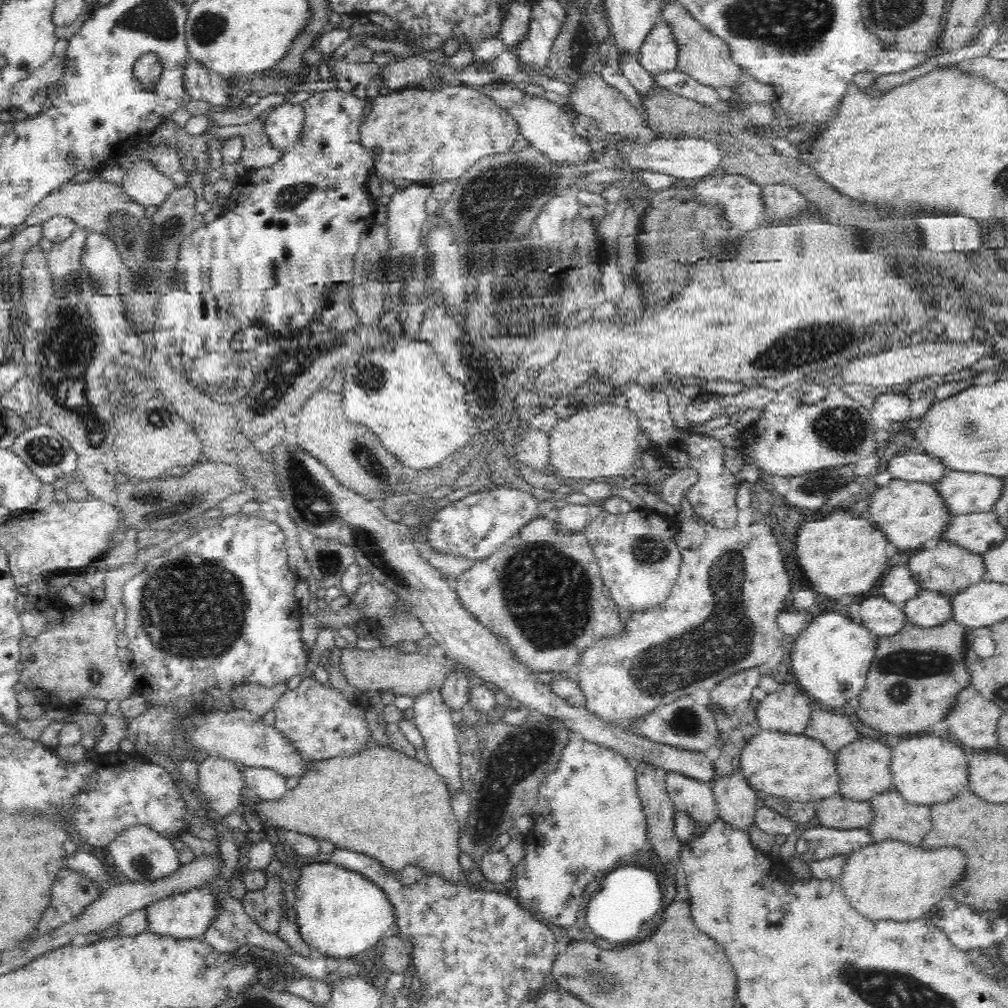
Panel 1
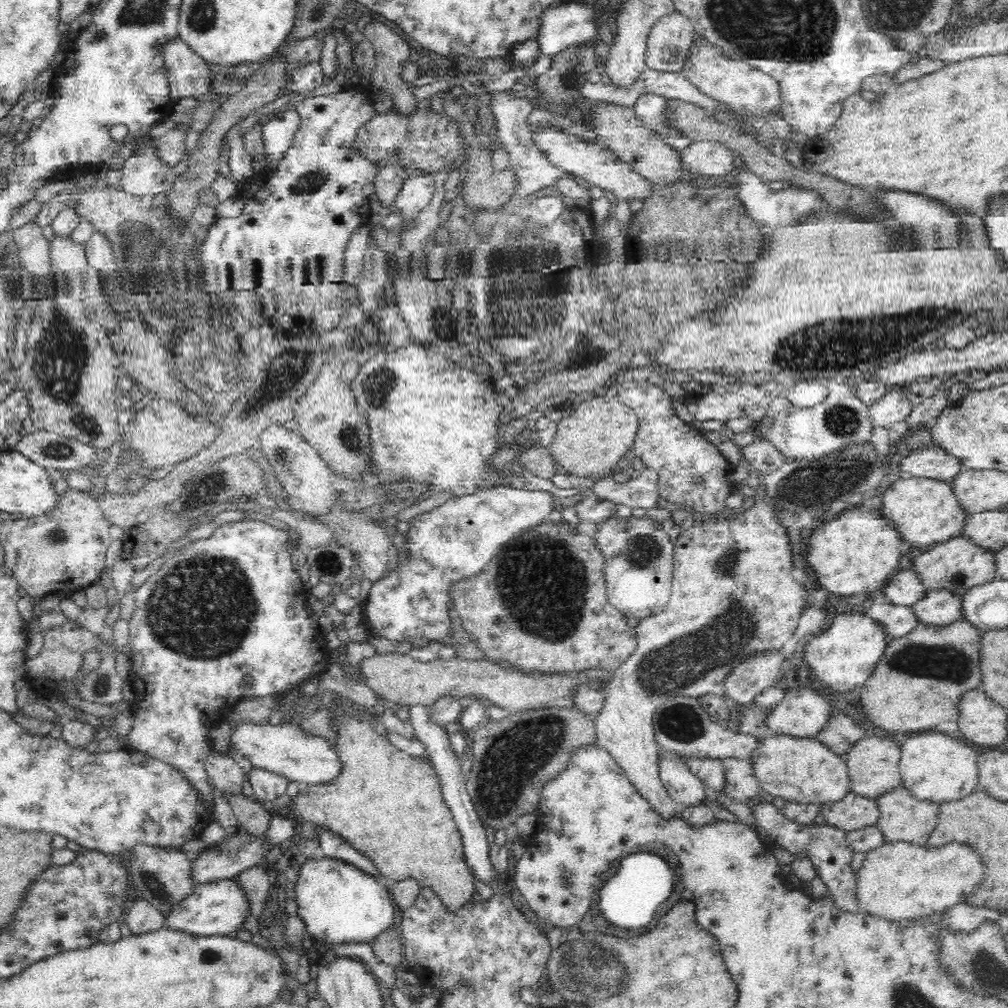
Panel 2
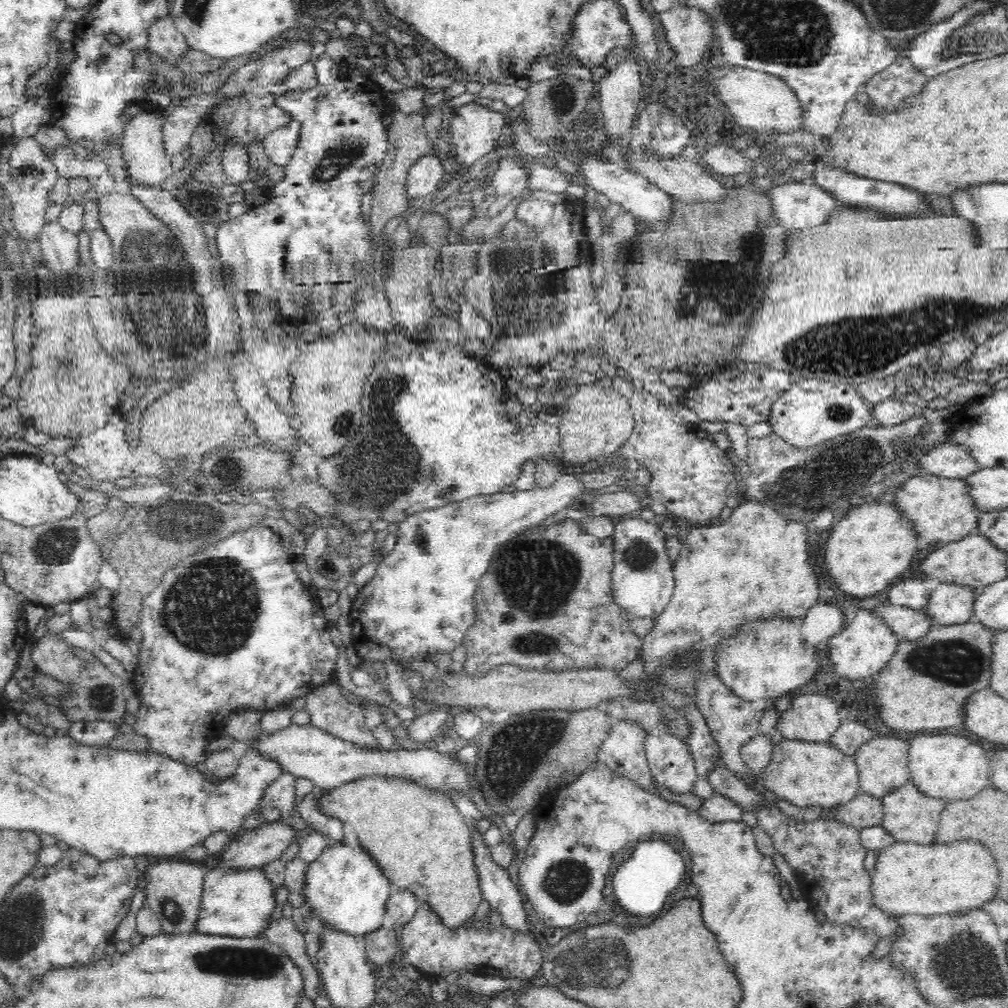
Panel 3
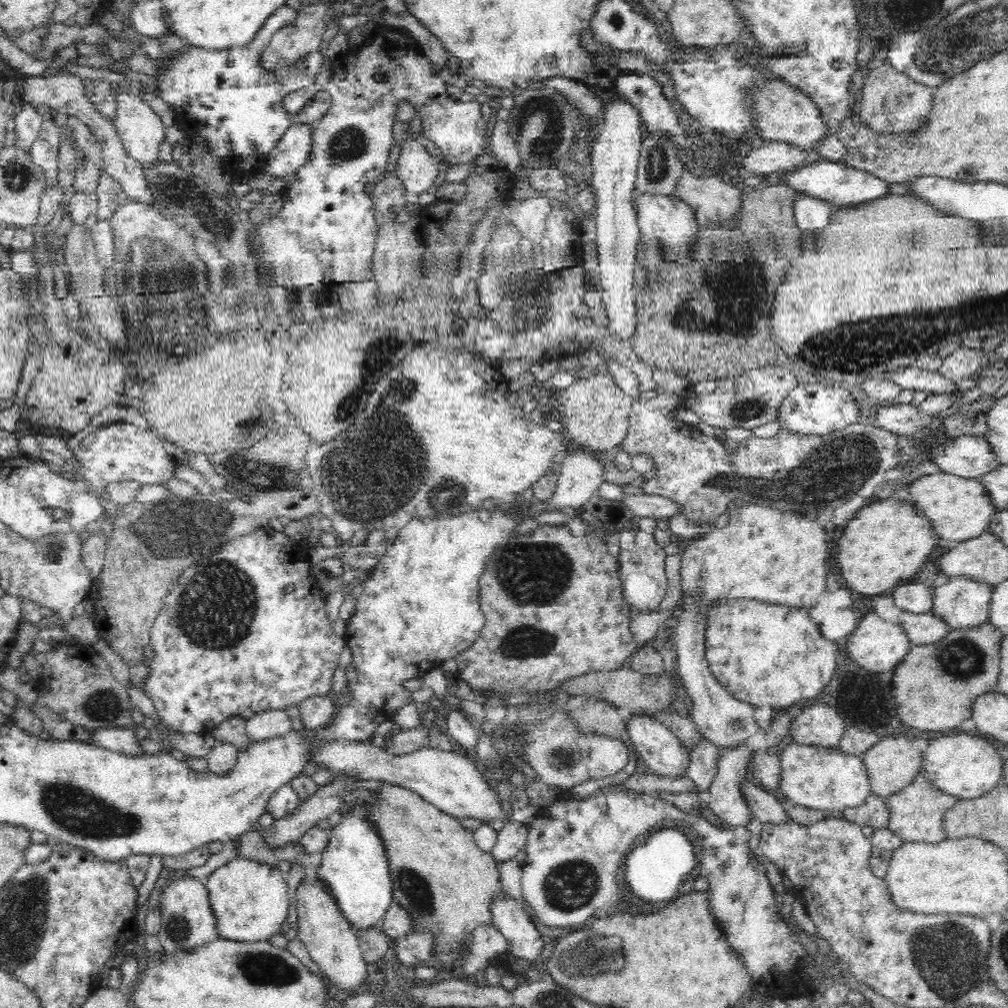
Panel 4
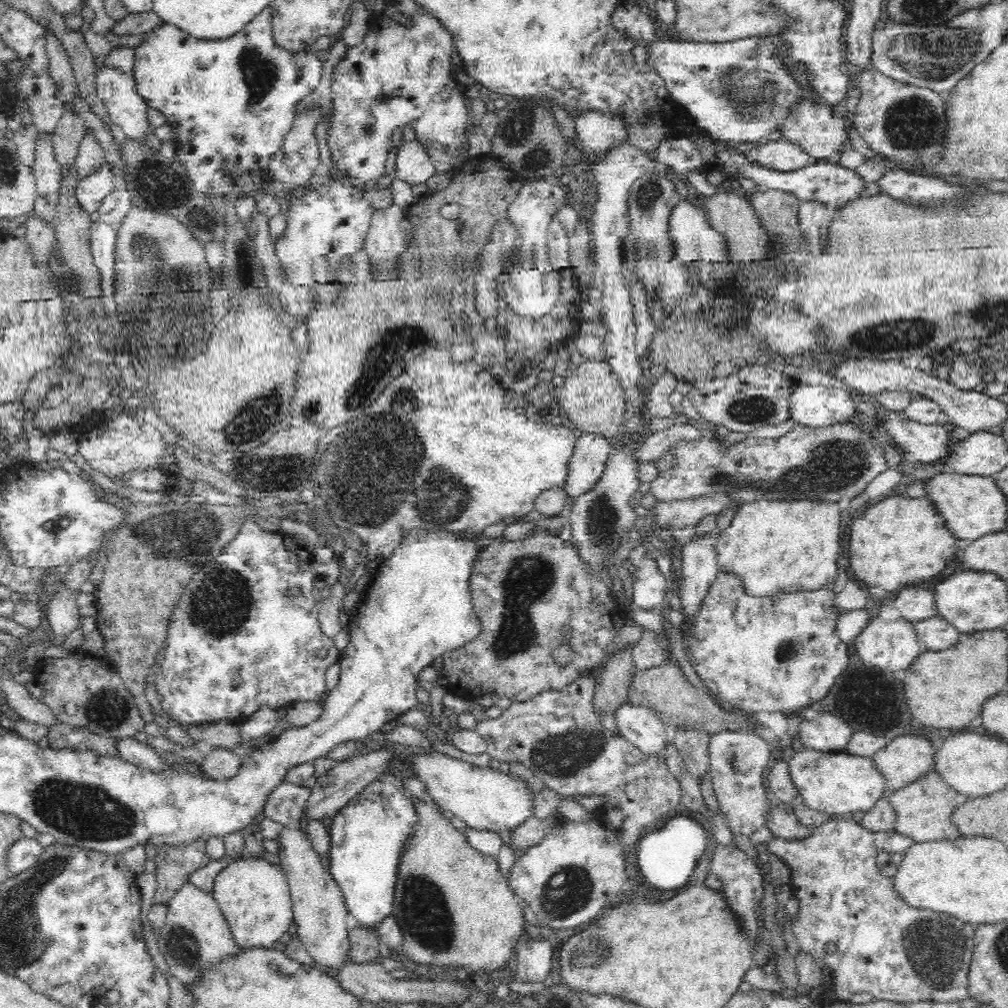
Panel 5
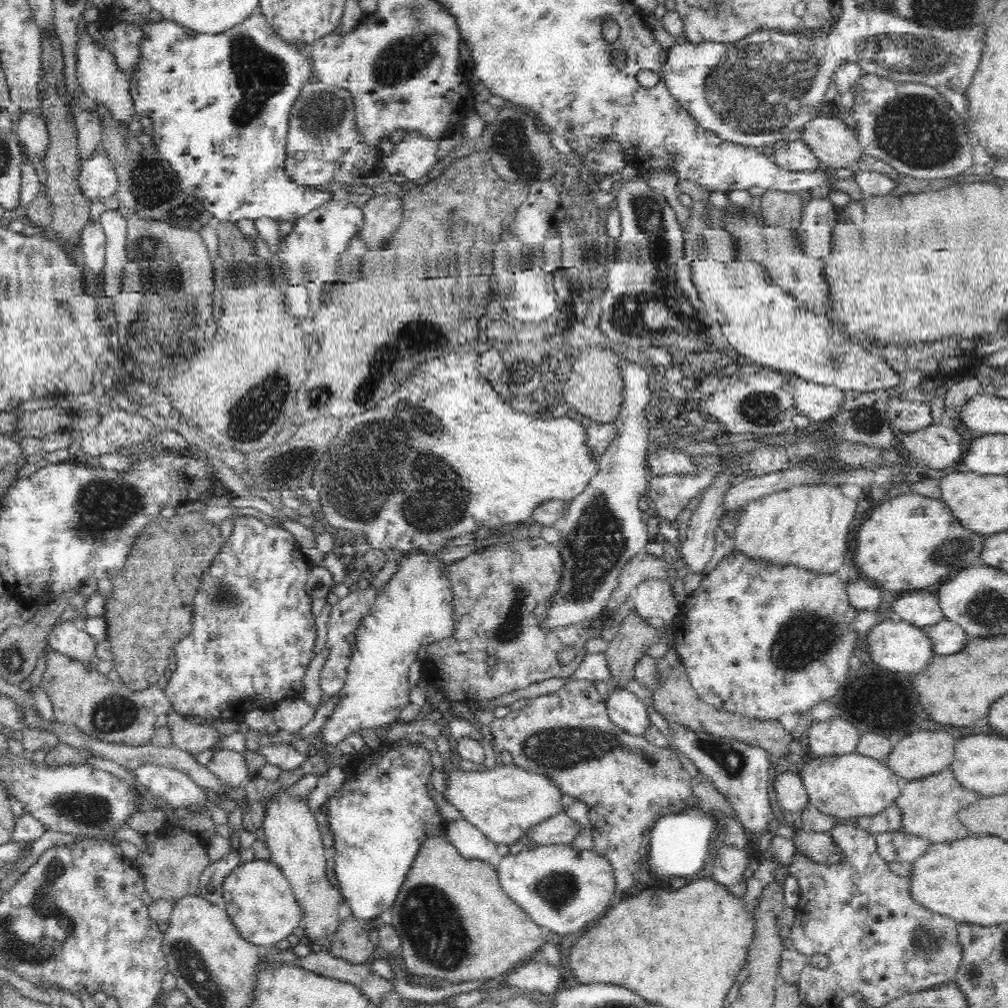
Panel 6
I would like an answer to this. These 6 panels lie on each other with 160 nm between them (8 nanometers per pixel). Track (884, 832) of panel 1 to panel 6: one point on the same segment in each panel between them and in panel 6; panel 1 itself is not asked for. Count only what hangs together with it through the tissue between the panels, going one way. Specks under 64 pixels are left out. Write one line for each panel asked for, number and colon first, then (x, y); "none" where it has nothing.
2: (902, 818)
3: (908, 815)
4: (915, 813)
5: (923, 808)
6: (929, 806)

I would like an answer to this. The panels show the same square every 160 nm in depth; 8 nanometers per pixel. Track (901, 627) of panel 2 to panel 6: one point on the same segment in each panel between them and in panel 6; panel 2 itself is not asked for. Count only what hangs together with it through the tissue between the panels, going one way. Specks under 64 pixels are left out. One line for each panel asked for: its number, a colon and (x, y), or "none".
3: (907, 624)
4: (921, 629)
5: (935, 633)
6: (946, 637)

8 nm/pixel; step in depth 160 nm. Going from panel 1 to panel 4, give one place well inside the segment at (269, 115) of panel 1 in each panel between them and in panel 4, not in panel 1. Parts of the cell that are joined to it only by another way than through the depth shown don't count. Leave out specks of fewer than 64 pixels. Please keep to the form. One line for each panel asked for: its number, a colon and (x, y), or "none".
2: (278, 134)
3: (279, 143)
4: (292, 150)

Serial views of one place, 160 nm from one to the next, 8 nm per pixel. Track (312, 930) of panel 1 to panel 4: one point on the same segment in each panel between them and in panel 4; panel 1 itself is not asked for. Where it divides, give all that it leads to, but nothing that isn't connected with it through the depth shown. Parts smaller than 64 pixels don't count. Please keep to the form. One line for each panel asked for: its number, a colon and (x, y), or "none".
2: (338, 903)
3: (343, 887)
4: (354, 869)

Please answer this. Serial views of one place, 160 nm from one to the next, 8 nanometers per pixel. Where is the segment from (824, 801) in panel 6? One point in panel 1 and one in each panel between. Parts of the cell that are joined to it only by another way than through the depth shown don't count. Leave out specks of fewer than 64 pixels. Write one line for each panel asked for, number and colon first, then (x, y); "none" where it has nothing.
1: (794, 766)
2: (803, 770)
3: (806, 774)
4: (824, 778)
5: (834, 782)

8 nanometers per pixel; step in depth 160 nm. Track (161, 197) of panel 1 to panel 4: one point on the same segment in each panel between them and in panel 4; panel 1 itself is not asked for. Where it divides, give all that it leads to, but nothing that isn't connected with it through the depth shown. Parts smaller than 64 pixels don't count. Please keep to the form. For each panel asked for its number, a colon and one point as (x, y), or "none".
2: (143, 174)
3: (147, 164)
4: (141, 131)

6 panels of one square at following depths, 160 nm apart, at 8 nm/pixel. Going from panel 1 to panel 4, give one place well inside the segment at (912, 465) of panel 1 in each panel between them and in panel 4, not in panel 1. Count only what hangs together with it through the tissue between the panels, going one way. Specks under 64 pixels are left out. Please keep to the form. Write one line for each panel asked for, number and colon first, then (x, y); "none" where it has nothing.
2: (932, 463)
3: (948, 460)
4: (968, 456)

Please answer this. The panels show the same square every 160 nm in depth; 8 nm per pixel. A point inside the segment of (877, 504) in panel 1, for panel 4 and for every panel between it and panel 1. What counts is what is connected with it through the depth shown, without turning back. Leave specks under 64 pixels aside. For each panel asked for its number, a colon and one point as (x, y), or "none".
2: (925, 512)
3: (940, 509)
4: (957, 509)

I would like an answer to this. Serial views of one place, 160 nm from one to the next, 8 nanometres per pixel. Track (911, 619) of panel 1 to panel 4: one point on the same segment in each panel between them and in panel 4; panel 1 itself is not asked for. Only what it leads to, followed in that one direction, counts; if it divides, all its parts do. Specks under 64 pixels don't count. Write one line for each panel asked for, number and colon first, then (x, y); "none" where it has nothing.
2: (939, 607)
3: (950, 604)
4: (961, 602)

